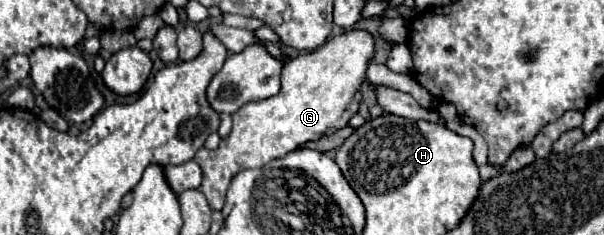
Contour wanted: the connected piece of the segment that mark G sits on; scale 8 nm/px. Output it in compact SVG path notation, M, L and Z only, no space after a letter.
M351 29L337 37L331 37L319 49L287 61L283 67L283 73L281 73L281 93L275 97L269 97L263 101L253 101L253 103L247 103L245 107L241 107L233 115L231 135L227 139L223 139L215 151L209 151L205 147L201 151L197 151L195 161L203 169L203 183L201 183L199 191L207 197L211 209L223 209L227 189L239 171L263 167L265 163L269 163L273 159L285 157L289 151L295 151L299 145L303 145L307 141L317 141L325 135L333 135L335 131L343 129L349 123L349 119L359 111L361 85L367 77L367 67L373 61L373 55L375 55L373 35L363 29Z

